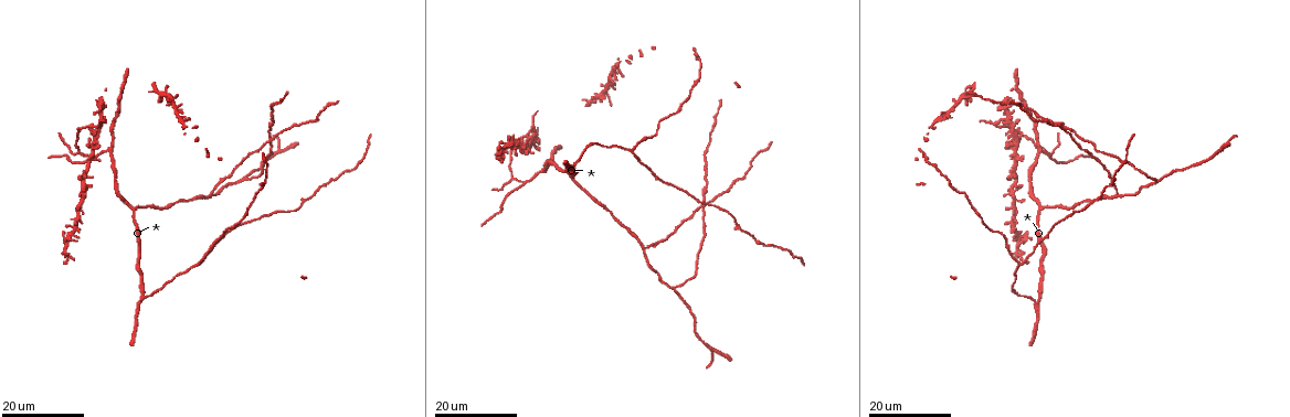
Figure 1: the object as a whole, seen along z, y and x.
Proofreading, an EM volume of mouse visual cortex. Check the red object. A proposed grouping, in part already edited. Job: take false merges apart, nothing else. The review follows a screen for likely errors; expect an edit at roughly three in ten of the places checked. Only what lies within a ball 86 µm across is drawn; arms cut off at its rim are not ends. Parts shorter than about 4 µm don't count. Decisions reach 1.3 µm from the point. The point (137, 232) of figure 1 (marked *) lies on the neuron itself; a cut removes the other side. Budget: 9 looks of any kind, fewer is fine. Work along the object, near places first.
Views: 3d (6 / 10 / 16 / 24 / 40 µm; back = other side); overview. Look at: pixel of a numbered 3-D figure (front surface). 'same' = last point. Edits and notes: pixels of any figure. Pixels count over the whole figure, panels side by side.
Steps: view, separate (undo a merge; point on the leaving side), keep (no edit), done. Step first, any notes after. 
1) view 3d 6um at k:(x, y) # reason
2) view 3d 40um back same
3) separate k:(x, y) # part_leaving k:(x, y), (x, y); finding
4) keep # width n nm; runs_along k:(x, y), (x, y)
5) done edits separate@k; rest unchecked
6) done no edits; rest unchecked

view 3d 24um at 1:(139, 306)

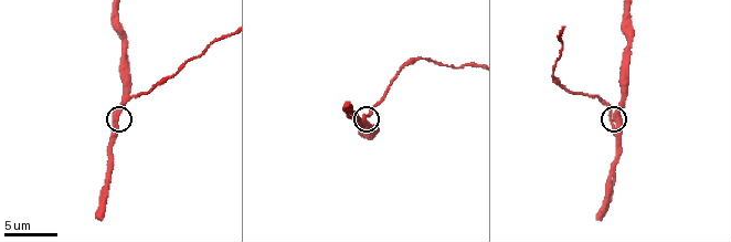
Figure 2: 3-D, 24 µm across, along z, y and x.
view 3d 10um at 2:(118, 117)

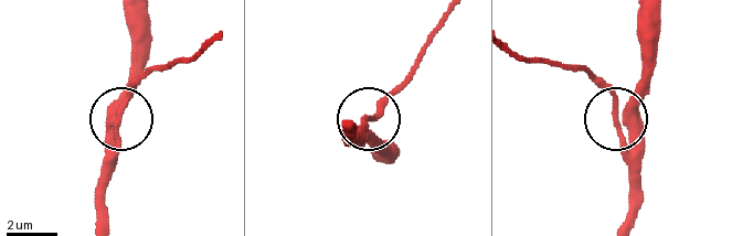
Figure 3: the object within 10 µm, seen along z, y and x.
keep # width 320 nm; runs_along 3:(654, 15), (649, 79), (617, 117), (633, 184); continuous, no second neuron

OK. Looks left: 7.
view 3d 24um at 1:(632, 152) # arms part here

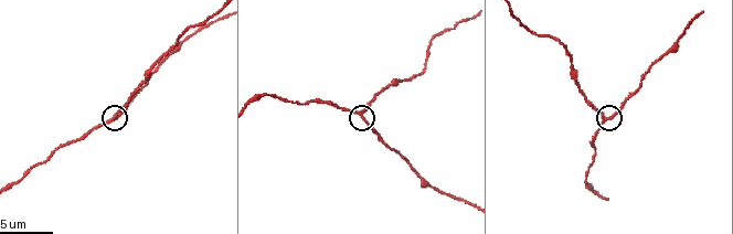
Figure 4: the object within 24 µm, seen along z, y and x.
view 3d 6um at 4:(112, 118)

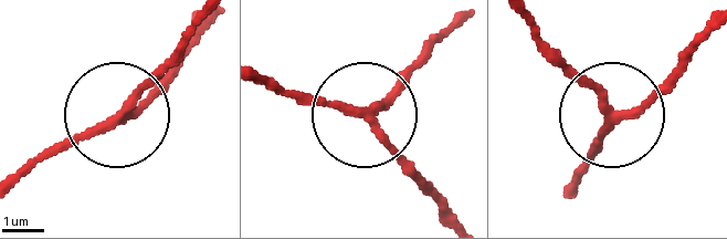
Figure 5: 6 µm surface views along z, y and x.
view 3d 6um back at 5:(617, 114)

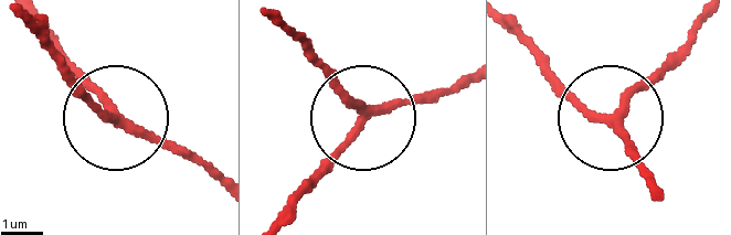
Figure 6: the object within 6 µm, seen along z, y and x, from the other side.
keep # arms 3; runs_along 6:(219, 187), (124, 124), (64, 53); all the same neuron

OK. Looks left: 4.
view 3d 24um at 1:(1157, 183) # three-way junction

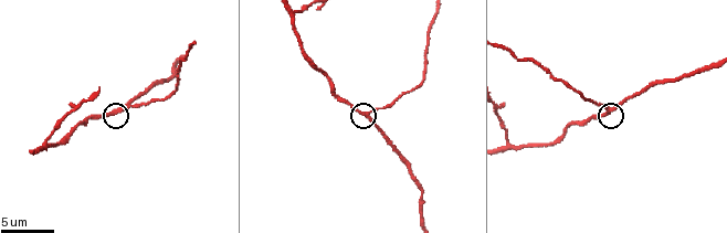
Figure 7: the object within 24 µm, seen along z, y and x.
view 3d 10um at 7:(368, 115)

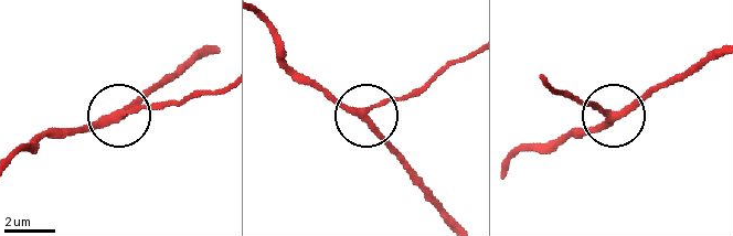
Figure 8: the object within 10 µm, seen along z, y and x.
keep # side_arm 28 um; runs_along 8:(510, 158), (630, 111), (666, 78); continuous, no second neuron

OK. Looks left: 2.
view 3d 16um at 1:(712, 351) # arms part here

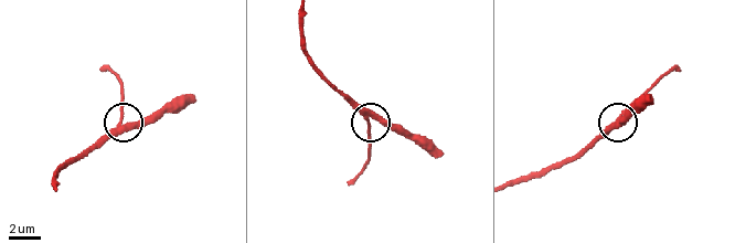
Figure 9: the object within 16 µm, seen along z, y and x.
view 3d 6um at 9:(123, 118)

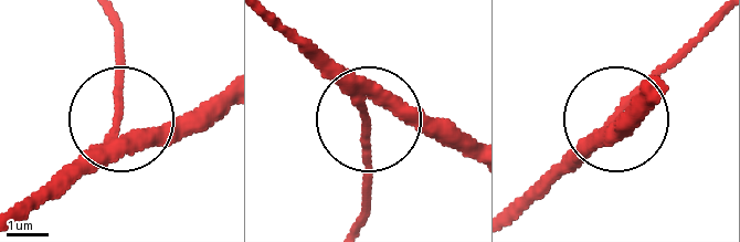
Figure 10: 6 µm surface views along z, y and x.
keep # side_arm 6 um; runs_along 10:(276, 21), (368, 116), (371, 197); all the same neuron

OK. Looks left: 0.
done no edits; rest unchecked

